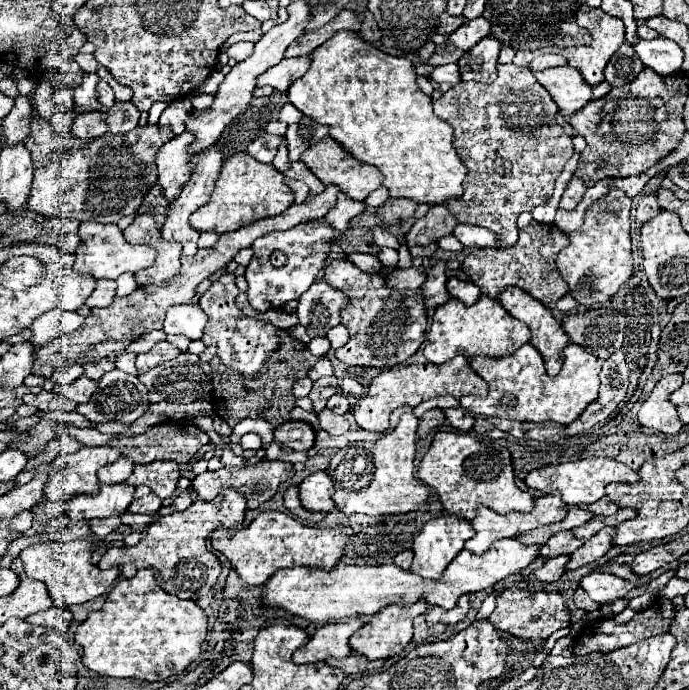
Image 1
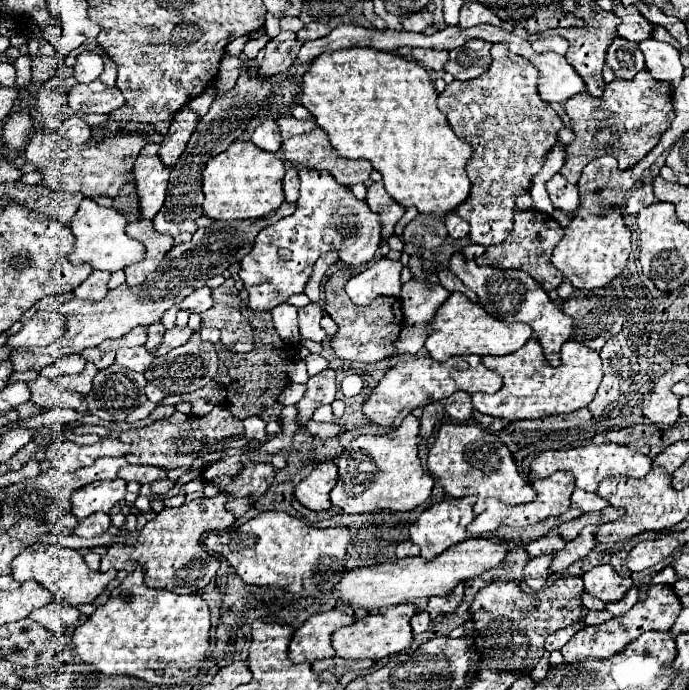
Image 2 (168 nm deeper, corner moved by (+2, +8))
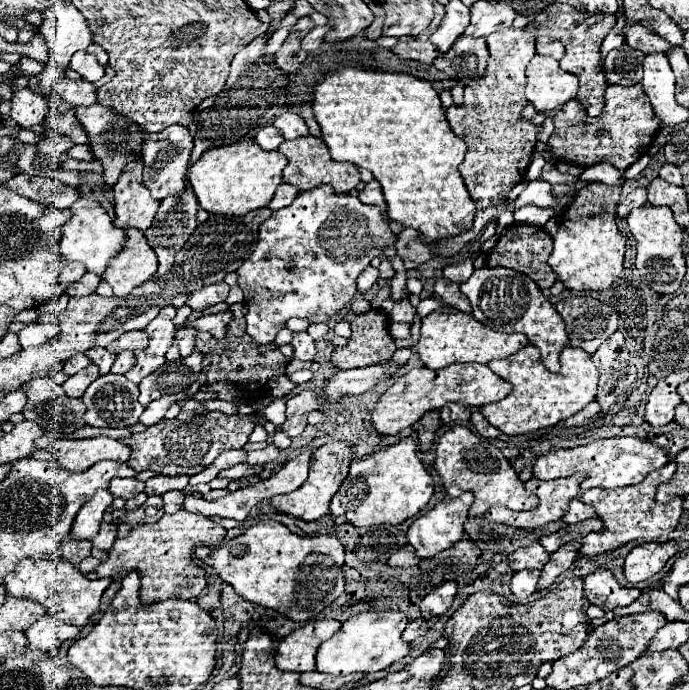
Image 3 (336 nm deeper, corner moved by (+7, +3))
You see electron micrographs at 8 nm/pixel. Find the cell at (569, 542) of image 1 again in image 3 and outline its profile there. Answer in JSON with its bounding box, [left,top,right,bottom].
[509,543,549,571]

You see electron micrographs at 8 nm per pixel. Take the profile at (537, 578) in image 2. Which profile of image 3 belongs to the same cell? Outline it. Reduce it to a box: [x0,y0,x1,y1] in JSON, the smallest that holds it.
[511,569,541,599]

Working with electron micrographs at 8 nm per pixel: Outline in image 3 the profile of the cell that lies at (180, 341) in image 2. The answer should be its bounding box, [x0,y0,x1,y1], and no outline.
[175,327,195,357]

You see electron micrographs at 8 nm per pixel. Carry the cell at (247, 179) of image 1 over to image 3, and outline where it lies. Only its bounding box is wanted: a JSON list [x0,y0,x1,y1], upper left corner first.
[187,141,287,215]

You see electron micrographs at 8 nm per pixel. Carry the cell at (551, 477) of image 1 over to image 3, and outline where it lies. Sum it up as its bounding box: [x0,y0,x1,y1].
[533,437,667,493]

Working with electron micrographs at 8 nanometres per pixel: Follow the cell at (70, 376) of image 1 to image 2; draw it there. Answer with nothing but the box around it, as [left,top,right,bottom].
[60,354,86,374]

